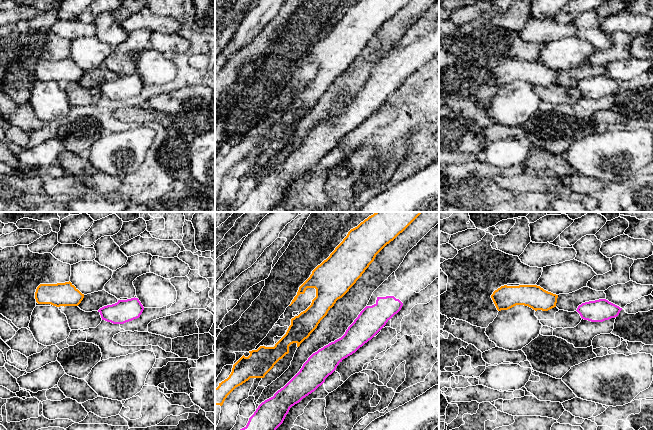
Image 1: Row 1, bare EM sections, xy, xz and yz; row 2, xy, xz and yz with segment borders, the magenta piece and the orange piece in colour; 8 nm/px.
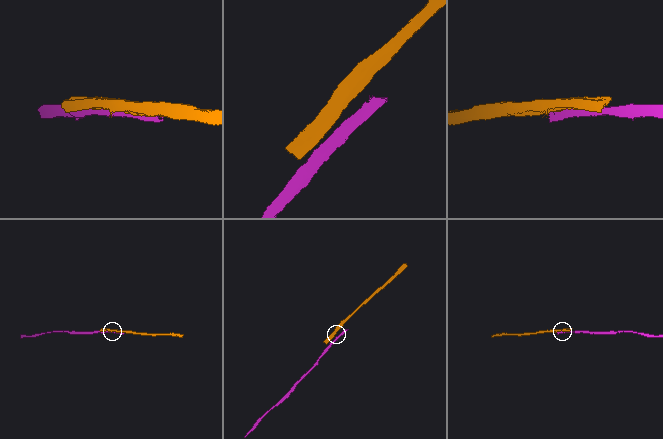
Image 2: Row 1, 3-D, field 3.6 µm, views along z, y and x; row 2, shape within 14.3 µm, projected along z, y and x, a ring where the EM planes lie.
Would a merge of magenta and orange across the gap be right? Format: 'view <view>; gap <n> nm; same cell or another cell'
view xz; gap 120 nm; another cell

